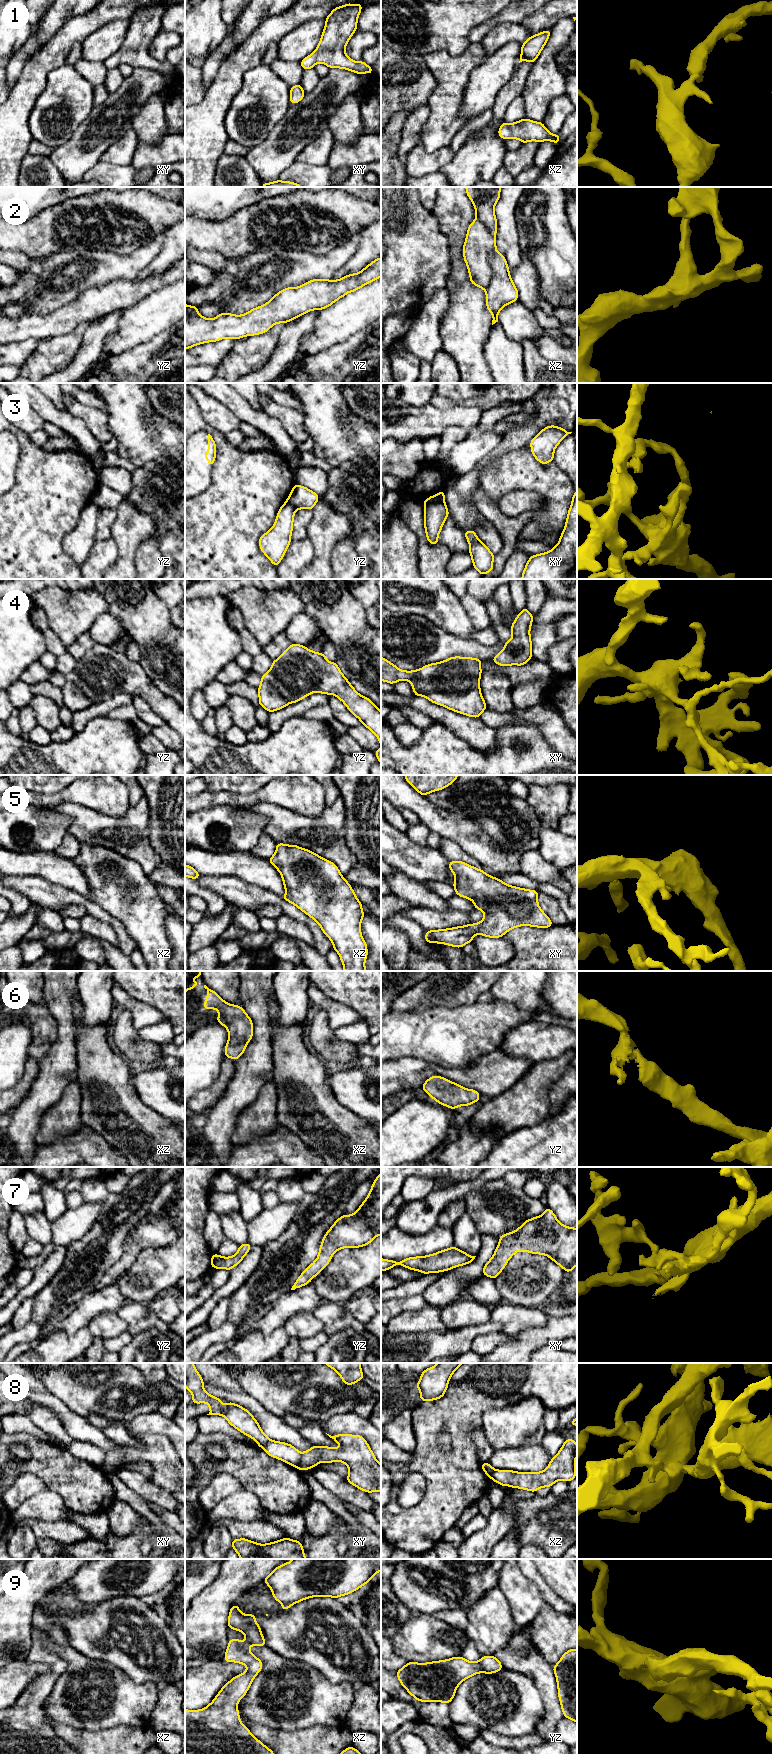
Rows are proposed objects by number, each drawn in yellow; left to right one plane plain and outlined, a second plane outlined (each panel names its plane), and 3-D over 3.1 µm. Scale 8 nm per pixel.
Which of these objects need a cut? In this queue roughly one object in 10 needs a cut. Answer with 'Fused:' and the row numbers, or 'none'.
Fused: 3, 8

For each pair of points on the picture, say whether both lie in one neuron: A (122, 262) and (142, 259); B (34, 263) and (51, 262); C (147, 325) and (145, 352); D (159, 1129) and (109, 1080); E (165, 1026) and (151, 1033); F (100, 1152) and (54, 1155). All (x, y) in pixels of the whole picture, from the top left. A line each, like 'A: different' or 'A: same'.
A: same
B: different
C: different
D: same
E: same
F: same

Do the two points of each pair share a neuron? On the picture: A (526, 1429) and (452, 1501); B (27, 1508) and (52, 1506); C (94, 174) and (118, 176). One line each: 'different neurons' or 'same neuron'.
A: different neurons
B: same neuron
C: same neuron

